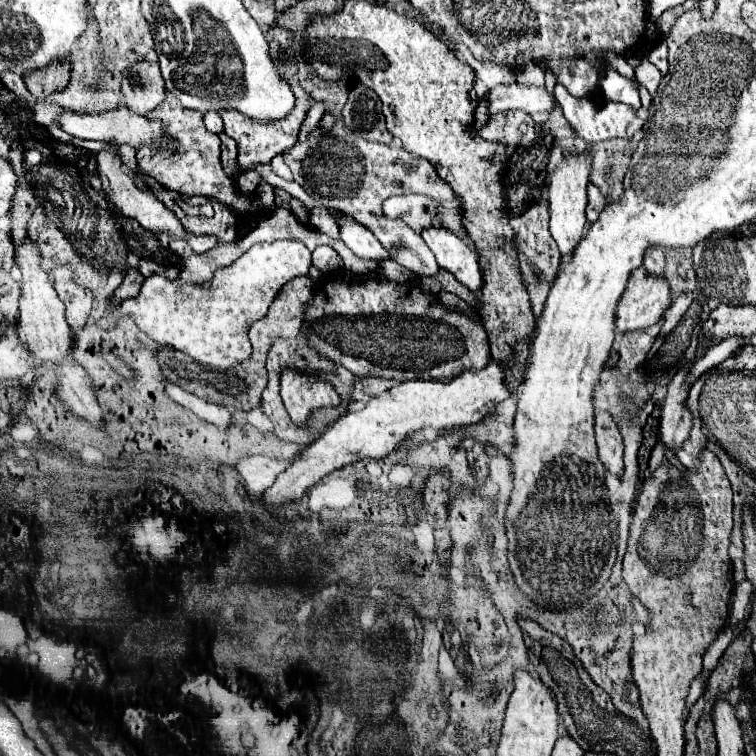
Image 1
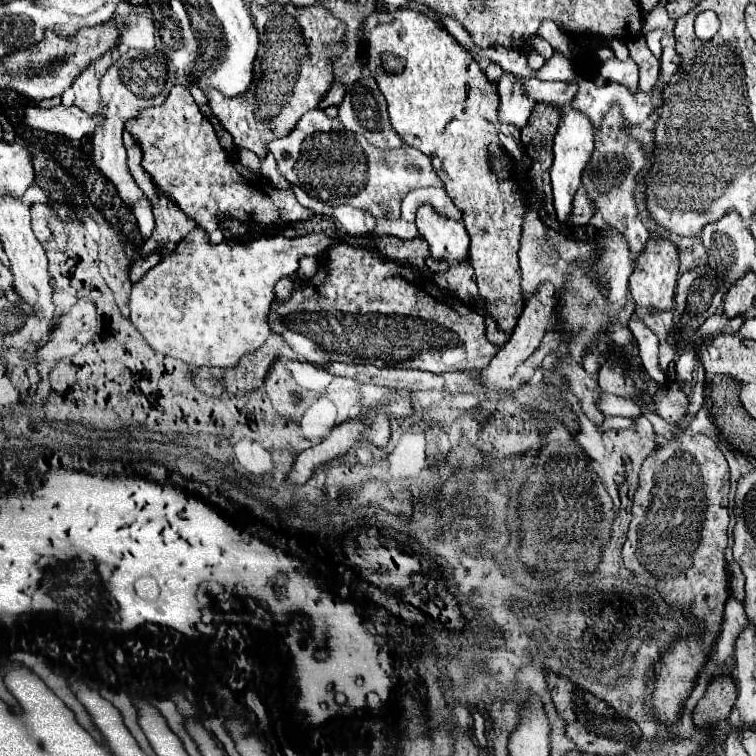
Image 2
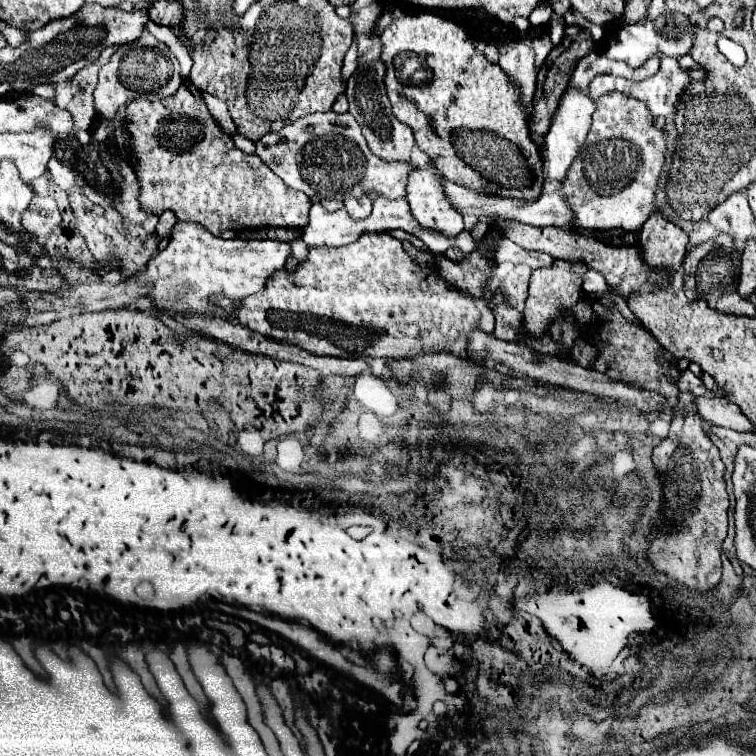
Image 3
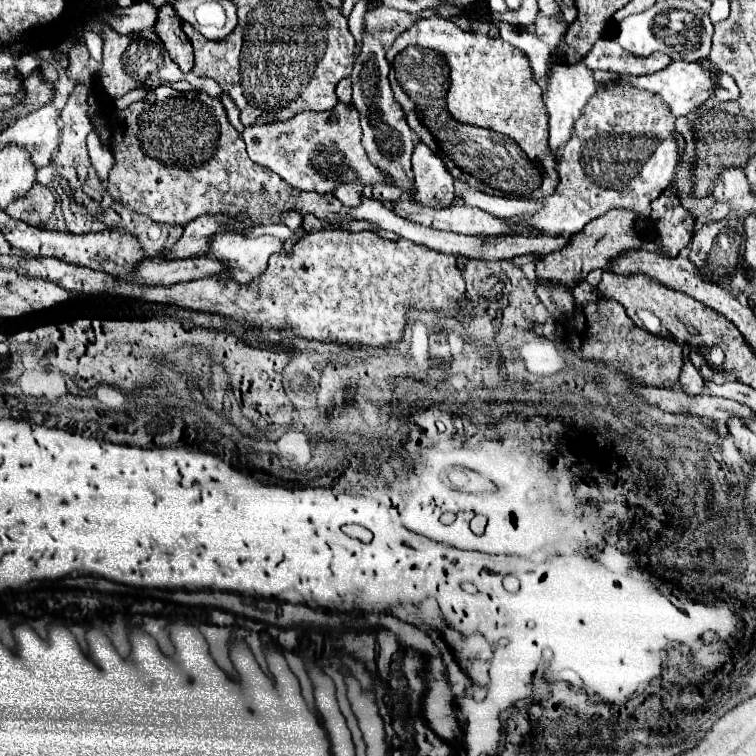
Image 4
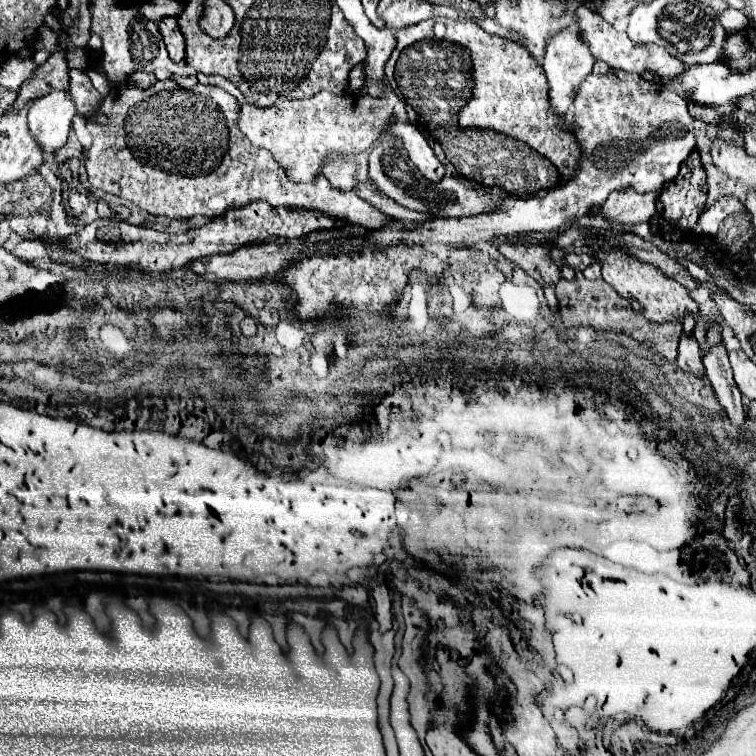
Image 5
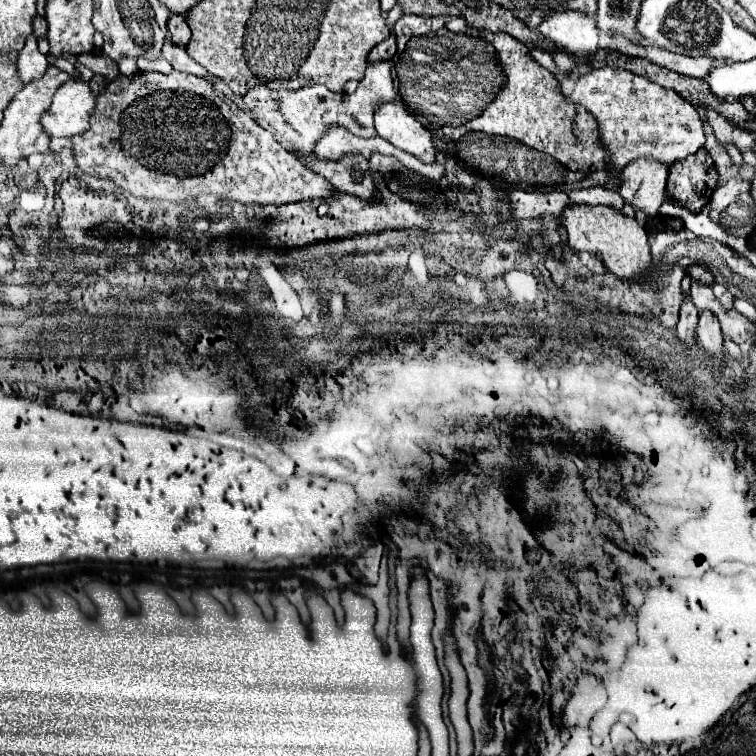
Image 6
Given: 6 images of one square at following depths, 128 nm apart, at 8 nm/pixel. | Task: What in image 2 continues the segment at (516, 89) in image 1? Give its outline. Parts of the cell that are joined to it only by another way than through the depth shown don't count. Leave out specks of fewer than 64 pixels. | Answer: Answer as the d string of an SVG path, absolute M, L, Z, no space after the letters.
M520 78L524 80L524 92L532 98L532 102L556 104L556 108L564 108L576 94L576 84L566 82L542 82L536 78Z

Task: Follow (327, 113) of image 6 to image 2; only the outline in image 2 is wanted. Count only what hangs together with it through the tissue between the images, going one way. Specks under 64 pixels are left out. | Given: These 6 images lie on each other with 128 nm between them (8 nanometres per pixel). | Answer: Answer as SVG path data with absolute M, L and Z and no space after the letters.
M310 110L308 114L304 114L300 124L296 124L296 128L286 138L270 142L268 150L274 154L278 170L286 176L286 180L294 186L300 186L314 200L326 206L350 204L364 212L372 212L376 220L384 220L384 216L400 218L400 200L404 194L408 194L414 188L426 188L438 184L438 176L432 168L430 158L420 150L410 148L408 144L404 144L404 148L394 148L394 150L376 148L364 136L356 136L344 130L338 118L328 118L322 110Z

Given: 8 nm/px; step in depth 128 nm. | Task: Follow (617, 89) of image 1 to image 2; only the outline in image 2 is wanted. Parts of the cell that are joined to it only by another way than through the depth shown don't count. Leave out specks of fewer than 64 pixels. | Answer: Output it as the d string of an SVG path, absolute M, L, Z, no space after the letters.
M632 58L620 62L620 60L606 60L600 68L600 76L606 82L618 82L624 84L630 92L638 92L638 66Z

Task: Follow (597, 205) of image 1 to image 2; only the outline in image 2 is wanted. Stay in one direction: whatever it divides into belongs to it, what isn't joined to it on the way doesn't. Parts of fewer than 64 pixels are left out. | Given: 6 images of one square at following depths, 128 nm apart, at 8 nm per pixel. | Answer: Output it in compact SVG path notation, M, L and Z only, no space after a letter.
M580 188L580 192L576 192L574 196L574 204L572 204L572 214L570 214L570 222L576 226L584 226L590 222L590 218L594 216L596 208L592 208L592 200L588 200L588 192L584 192L584 188Z

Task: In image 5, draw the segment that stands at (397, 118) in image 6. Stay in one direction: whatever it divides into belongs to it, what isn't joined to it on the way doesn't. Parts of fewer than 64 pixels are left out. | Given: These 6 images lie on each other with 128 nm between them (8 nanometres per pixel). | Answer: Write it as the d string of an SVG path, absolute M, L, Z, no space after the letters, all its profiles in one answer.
M394 122L390 126L390 132L402 138L410 160L416 164L416 168L424 174L428 182L440 182L444 178L444 166L440 164L434 150L428 146L426 138L420 134L420 130L414 124Z

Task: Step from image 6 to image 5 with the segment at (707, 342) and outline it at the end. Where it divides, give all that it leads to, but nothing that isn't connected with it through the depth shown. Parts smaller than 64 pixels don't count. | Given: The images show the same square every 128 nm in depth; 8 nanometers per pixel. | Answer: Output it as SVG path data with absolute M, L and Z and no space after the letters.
M724 344L714 346L704 356L704 368L706 368L706 378L710 380L726 418L734 426L742 426L744 420L746 420L744 406L742 406L742 392L738 390L738 386L734 382Z

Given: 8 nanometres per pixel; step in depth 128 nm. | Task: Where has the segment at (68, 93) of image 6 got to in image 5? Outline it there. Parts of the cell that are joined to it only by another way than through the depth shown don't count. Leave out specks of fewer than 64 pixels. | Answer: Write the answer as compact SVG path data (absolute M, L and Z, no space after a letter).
M50 92L32 104L28 110L28 128L44 154L52 154L66 144L74 116L76 108L68 92Z

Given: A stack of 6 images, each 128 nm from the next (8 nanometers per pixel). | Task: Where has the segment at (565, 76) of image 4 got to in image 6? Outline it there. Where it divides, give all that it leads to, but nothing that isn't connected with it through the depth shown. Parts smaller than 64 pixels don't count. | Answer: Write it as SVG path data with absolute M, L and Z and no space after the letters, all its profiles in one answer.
M552 12L538 30L548 42L552 42L548 50L562 76L570 76L576 68L588 64L598 50L598 28L594 26L592 18L582 12Z

